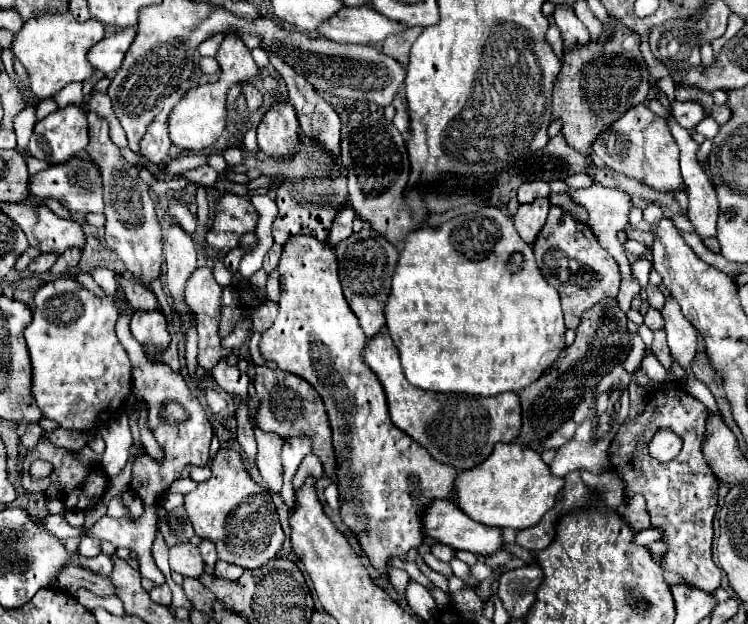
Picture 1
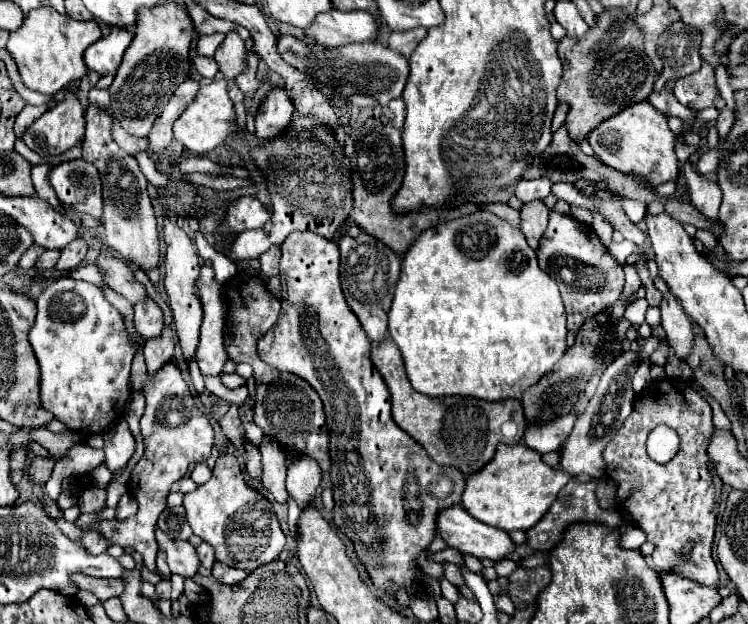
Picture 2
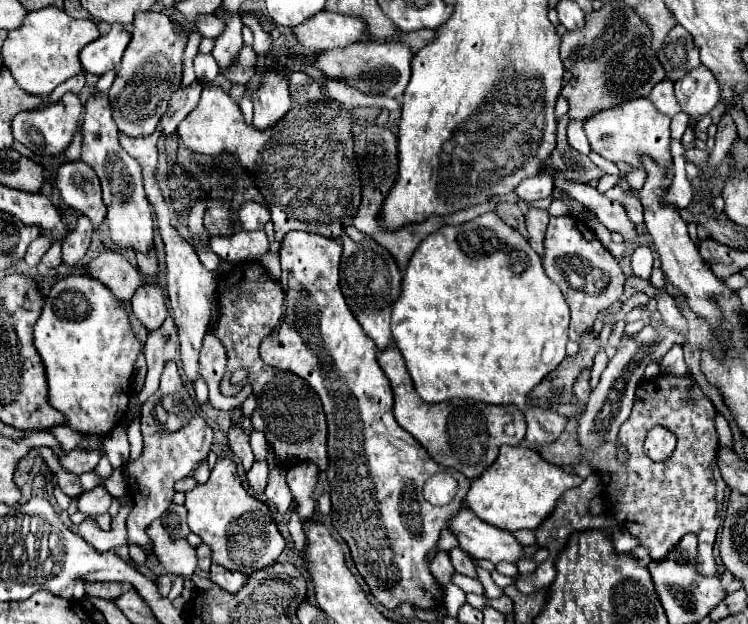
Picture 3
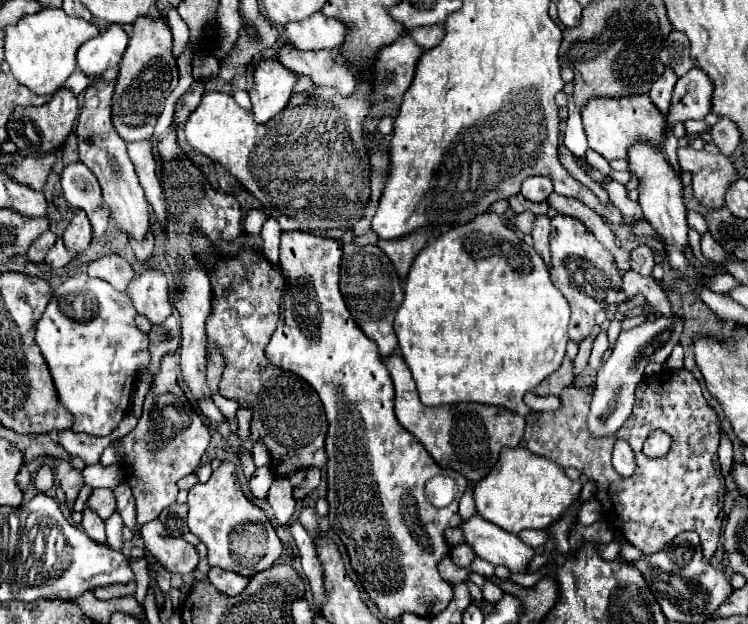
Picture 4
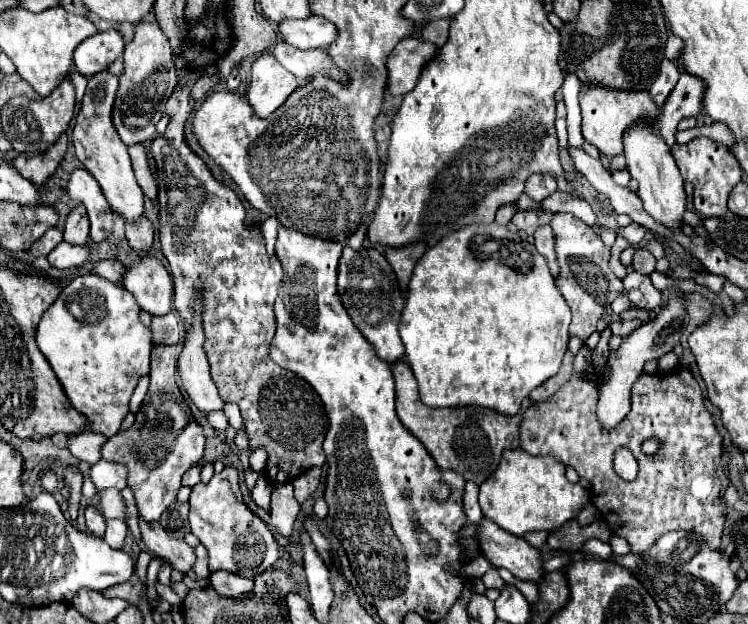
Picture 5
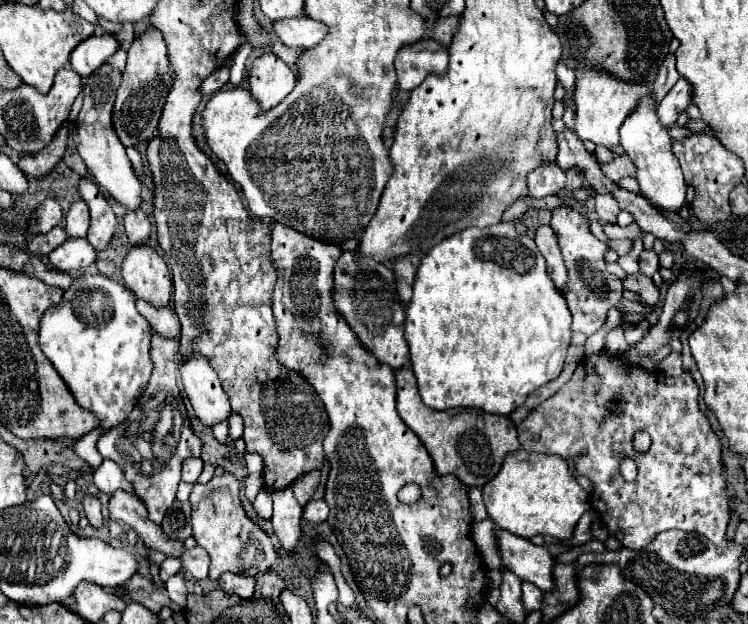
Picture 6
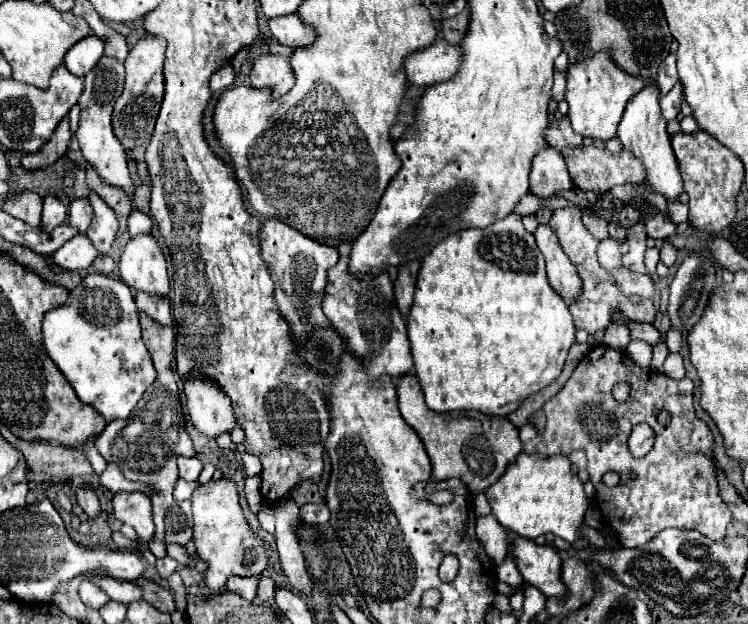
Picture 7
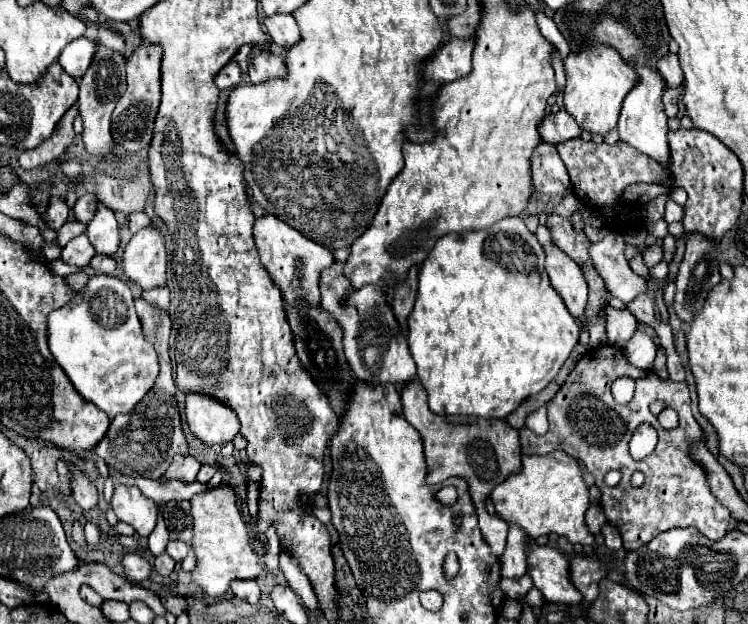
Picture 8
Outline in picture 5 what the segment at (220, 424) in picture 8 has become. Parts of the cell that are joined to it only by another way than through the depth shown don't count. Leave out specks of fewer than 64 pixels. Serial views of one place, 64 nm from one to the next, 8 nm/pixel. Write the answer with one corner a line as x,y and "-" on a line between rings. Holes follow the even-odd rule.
200,304
194,308
194,326
186,332
182,352
178,358
178,372
182,378
182,386
188,392
190,400
204,414
224,408
224,400
218,394
216,382
210,376
210,364
206,360
206,352
202,348
204,332
200,328

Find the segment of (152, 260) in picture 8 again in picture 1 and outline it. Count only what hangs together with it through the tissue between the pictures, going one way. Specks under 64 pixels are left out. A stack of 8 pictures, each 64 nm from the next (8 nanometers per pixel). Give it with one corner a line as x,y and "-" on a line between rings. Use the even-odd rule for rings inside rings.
134,310
130,330
142,346
170,344
172,340
172,336
166,330
166,318
158,310

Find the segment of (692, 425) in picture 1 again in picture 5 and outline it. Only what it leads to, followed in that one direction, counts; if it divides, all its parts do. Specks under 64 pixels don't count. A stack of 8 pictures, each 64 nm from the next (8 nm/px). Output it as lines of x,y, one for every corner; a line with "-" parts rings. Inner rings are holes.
588,364
586,370
574,372
572,378
548,400
540,404
532,404
526,412
522,412
520,422
520,446
528,454
544,456
550,454
556,460
564,462
566,466
572,466
580,478
588,478
592,484
592,504
600,510
602,518
606,520
612,534
624,538
632,552
646,552
658,536
670,530
688,530
702,534
702,538
712,546
718,548
724,532
726,522
726,502
724,502
724,490
728,488
728,476
722,466
722,438
716,432
714,420
710,412
704,408
702,402
702,390
690,370
682,368
672,374
646,374
642,372
640,378
632,386
632,406
628,416
616,426
616,428
604,428
596,416
596,402
600,394
600,384
608,378
608,366
596,366
-
644,438
654,438
660,442
660,450
652,456
644,454
640,448
640,442
-
618,446
626,446
632,450
640,470
636,480
626,482
614,472
614,452

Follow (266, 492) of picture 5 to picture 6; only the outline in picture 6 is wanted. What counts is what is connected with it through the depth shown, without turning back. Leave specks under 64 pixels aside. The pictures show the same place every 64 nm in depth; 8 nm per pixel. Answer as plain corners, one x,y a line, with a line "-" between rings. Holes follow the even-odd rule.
260,490
260,494
254,500
254,508
256,508
256,512
262,520
270,520
270,516
272,516
272,496
268,496
268,492

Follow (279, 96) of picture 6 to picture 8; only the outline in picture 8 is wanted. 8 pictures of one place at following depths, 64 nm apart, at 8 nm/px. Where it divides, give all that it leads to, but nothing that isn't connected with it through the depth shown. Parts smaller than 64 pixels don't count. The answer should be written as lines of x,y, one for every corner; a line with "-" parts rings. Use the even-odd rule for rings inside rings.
260,52
248,62
248,76
254,84
286,76
284,60
272,52

